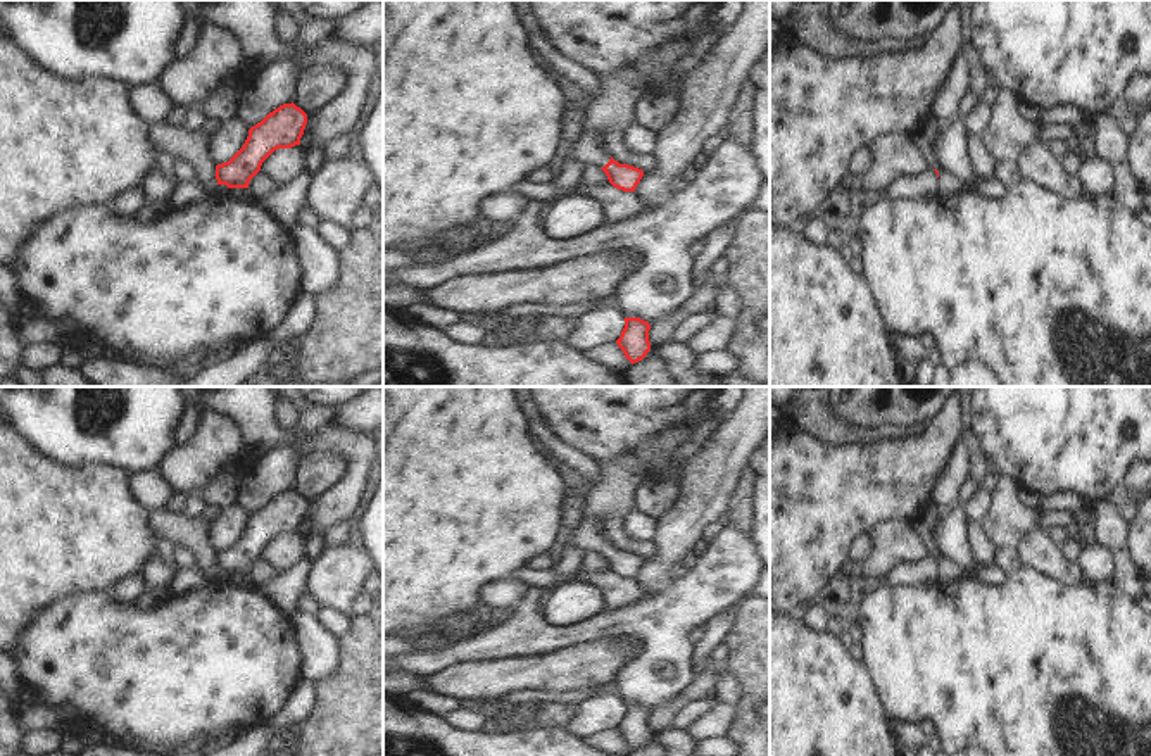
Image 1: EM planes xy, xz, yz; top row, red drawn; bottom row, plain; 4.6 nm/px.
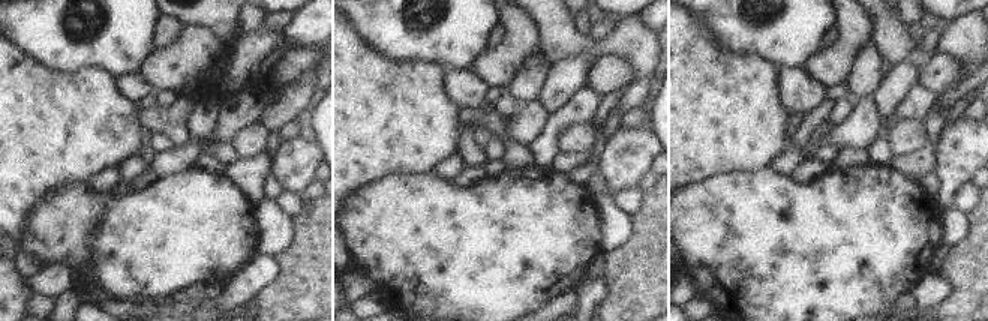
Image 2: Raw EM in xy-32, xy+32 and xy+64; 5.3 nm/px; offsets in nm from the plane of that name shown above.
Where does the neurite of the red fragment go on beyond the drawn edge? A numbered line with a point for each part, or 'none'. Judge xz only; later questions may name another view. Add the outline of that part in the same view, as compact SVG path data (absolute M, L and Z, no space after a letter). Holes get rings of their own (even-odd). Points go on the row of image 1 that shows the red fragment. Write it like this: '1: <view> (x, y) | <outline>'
1: xz (587, 149) | M582 135L573 145L571 154L580 164L594 164L604 167L609 155L604 152L601 142L592 135Z

